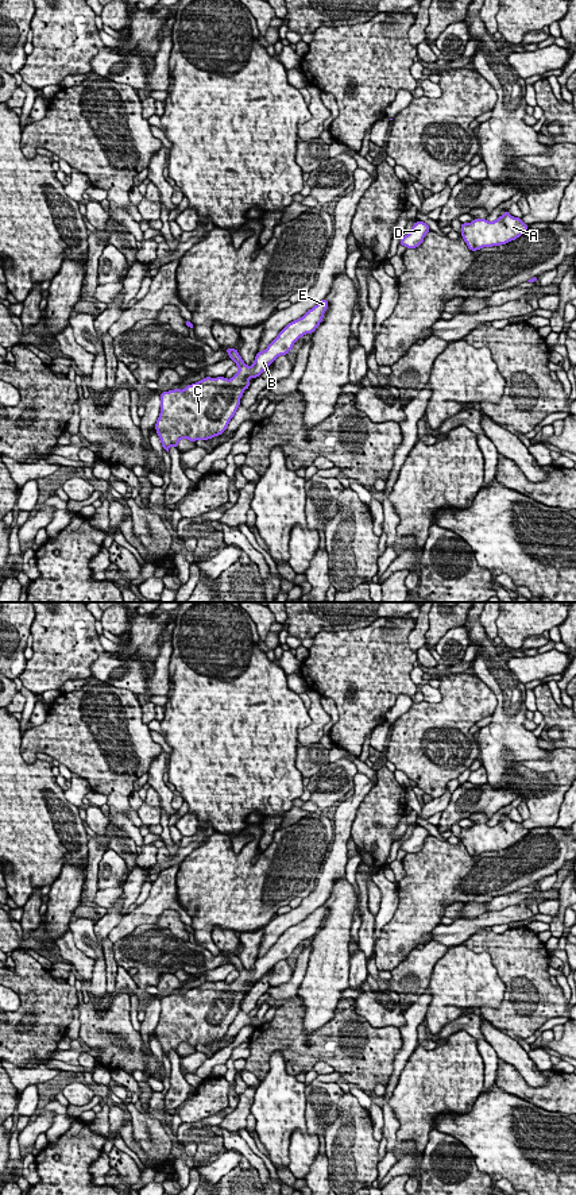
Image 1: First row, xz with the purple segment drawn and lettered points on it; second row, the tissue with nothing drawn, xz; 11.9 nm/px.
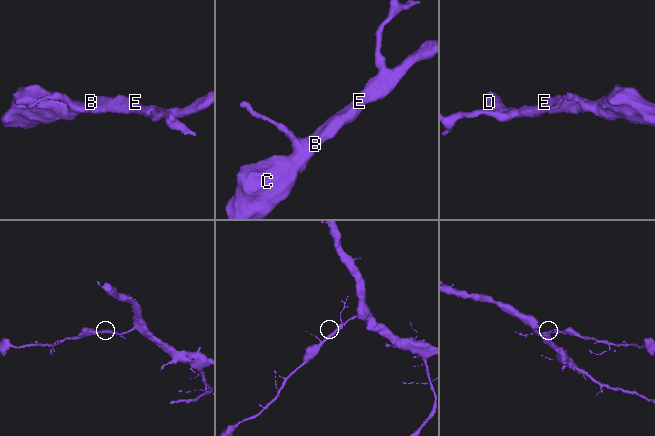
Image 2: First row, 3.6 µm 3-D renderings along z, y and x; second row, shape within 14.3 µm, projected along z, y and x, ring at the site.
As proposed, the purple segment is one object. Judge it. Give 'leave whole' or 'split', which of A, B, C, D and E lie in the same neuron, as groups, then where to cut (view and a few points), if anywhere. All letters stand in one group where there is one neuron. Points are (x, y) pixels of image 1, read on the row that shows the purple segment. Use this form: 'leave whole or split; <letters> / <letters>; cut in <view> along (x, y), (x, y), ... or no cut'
leave whole; A B C D E; no cut

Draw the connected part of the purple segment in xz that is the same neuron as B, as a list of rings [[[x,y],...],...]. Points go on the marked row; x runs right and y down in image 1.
[[[328,298],[321,300],[317,305],[309,309],[302,317],[289,323],[278,336],[267,346],[266,350],[255,355],[252,366],[247,366],[236,348],[225,348],[229,358],[235,361],[239,371],[231,378],[205,377],[197,383],[188,385],[183,390],[174,389],[161,393],[161,413],[155,424],[156,433],[162,447],[169,452],[171,446],[178,448],[181,439],[189,439],[196,443],[197,439],[208,440],[220,436],[235,416],[243,392],[250,388],[250,378],[258,378],[271,363],[281,355],[287,355],[294,343],[306,334],[313,334],[322,321],[328,308]]]

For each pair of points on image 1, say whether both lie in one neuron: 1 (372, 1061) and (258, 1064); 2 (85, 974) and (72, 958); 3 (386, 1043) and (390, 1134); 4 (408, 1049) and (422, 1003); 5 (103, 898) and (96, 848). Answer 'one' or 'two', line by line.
1: one
2: one
3: two
4: one
5: two

